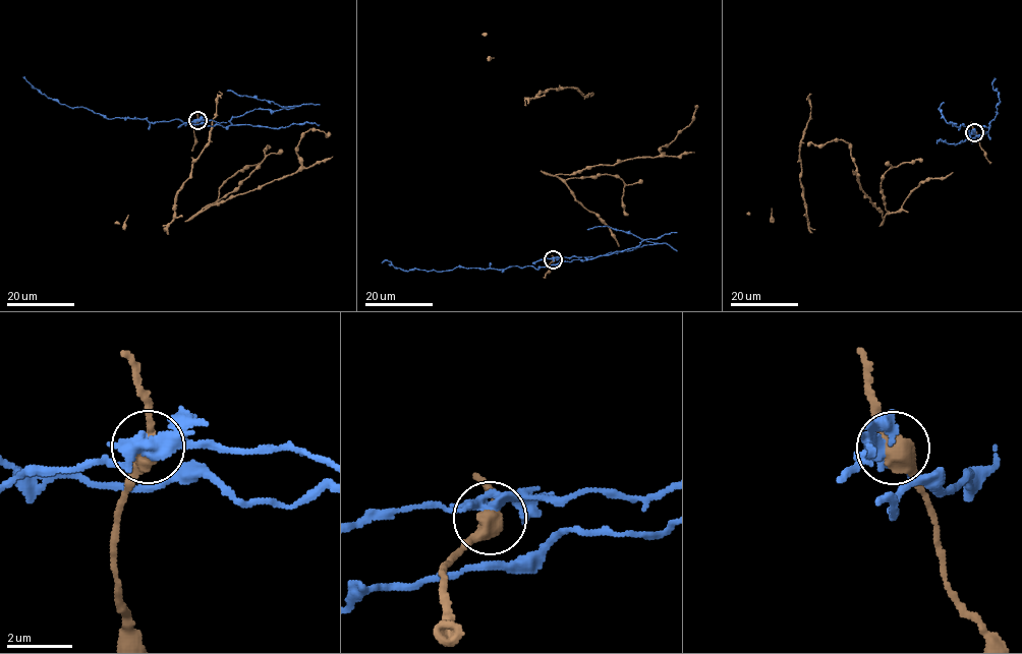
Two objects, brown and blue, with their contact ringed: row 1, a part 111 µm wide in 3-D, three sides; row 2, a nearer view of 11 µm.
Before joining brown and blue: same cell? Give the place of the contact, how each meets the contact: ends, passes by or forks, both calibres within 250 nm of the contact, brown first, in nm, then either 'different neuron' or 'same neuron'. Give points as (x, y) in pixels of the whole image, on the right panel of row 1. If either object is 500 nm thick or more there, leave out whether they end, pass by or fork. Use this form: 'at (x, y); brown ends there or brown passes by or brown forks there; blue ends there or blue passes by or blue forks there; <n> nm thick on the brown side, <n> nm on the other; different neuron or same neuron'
at (974, 132); 500 nm thick on the brown side, 320 nm on the other; different neuron

